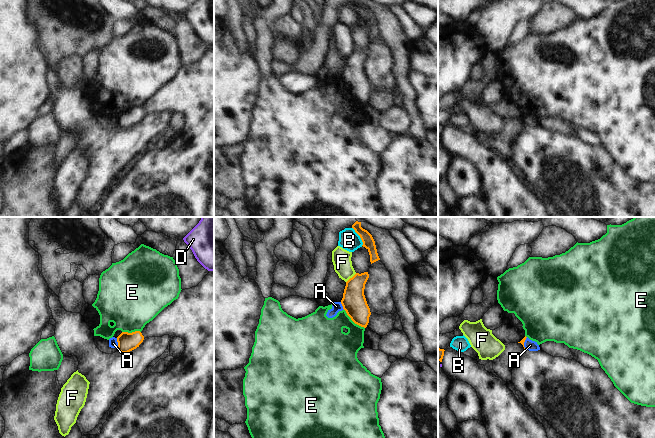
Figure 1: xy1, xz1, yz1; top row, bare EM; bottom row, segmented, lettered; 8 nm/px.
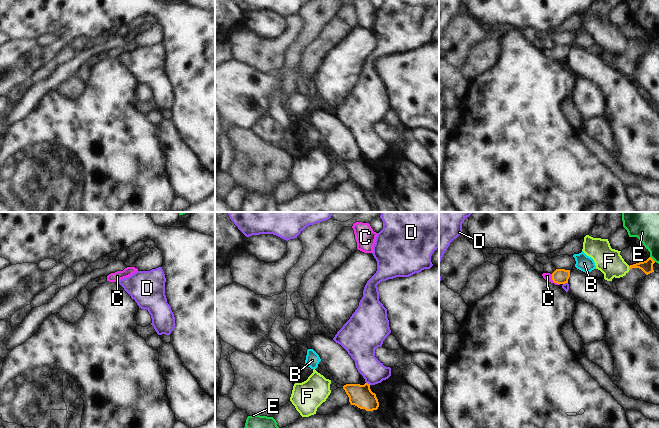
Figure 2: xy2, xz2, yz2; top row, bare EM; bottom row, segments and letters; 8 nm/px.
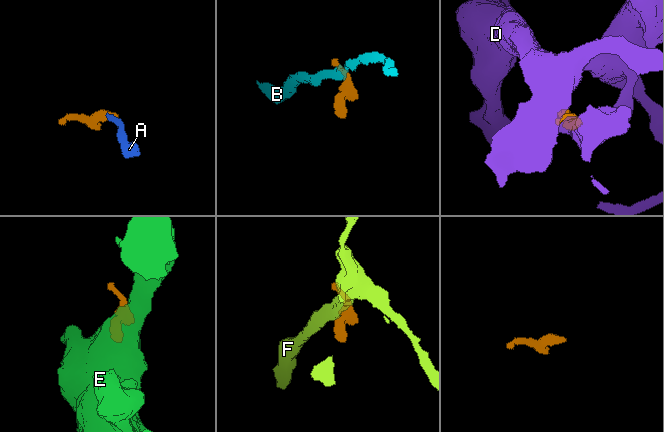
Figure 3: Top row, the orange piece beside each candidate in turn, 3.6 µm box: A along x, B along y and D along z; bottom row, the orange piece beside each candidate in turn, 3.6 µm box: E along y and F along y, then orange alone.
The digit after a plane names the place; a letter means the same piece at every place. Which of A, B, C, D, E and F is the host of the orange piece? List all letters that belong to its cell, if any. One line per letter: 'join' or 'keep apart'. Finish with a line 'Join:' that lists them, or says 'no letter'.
A: keep apart
B: keep apart
C: join
D: keep apart
E: keep apart
F: keep apart
Join: C

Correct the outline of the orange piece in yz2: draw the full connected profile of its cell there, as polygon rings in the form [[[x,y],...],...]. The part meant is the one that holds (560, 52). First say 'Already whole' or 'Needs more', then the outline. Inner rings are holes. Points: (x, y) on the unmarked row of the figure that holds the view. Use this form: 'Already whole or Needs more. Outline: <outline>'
Needs more. Outline: [[[556,45],[552,50],[543,49],[542,52],[546,57],[554,59],[555,61],[565,60],[568,59],[570,46]]]

